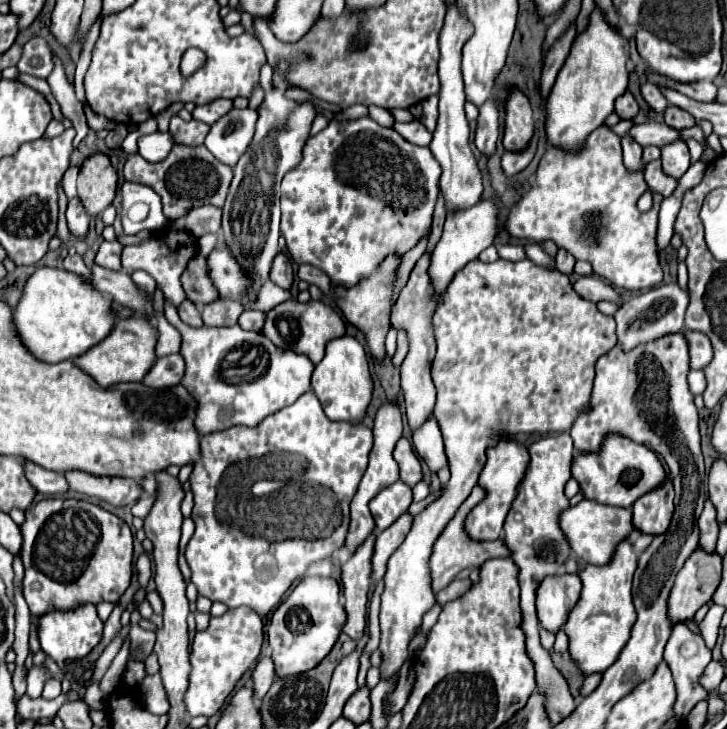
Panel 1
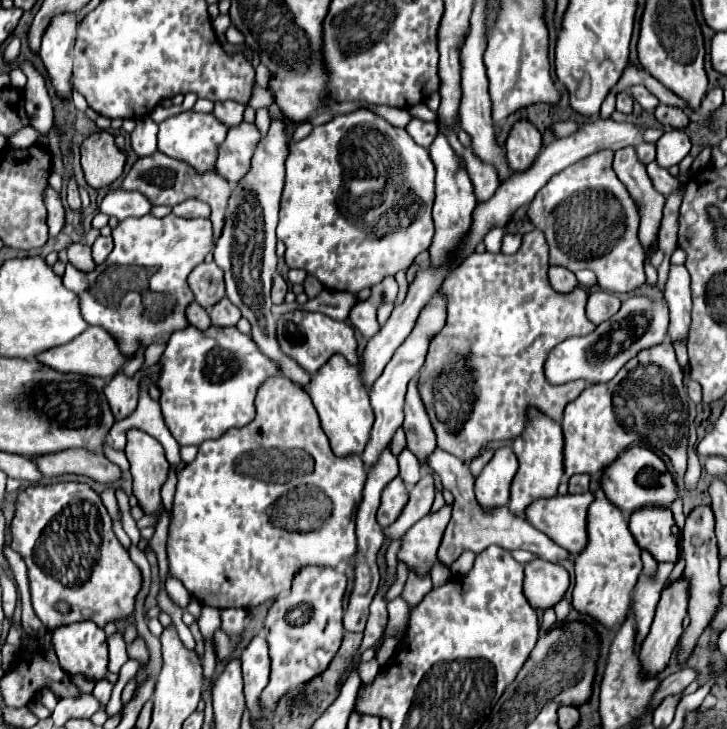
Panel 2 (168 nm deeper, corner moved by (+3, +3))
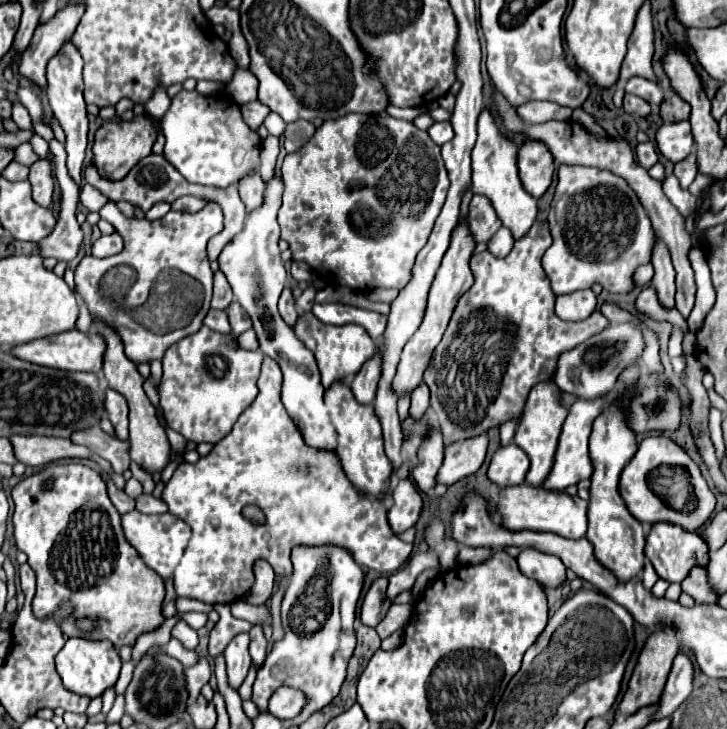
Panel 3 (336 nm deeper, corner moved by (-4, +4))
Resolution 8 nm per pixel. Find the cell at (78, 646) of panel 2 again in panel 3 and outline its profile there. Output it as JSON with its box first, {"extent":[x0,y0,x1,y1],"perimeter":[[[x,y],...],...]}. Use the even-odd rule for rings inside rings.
{"extent":[56,637,120,699],"perimeter":[[[74,637],[68,639],[64,649],[56,655],[56,671],[68,691],[94,699],[100,697],[106,689],[116,685],[120,673],[120,657],[114,645],[108,641],[88,641]]]}

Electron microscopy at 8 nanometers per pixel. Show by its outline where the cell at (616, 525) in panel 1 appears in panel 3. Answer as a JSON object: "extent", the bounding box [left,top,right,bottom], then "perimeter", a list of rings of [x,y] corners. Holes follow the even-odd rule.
{"extent":[498,485,588,539],"perimeter":[[[516,485],[516,487],[504,487],[498,493],[498,511],[502,517],[502,525],[508,531],[550,531],[564,537],[580,539],[586,535],[586,507],[588,503],[584,499],[570,497],[564,491],[548,491],[542,487],[532,485]]]}

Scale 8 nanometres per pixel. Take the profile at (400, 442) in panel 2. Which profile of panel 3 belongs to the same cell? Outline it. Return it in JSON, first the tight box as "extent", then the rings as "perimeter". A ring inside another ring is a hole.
{"extent":[410,383,428,419],"perimeter":[[[420,383],[412,391],[412,407],[410,407],[410,413],[420,419],[426,409],[428,409],[428,387],[424,383]]]}

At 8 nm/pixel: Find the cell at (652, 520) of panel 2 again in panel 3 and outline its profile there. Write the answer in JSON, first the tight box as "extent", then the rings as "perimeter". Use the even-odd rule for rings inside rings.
{"extent":[646,523,708,583],"perimeter":[[[654,523],[646,539],[646,557],[652,561],[656,573],[668,583],[682,583],[692,567],[708,565],[708,545],[698,533],[688,533],[672,523]]]}

